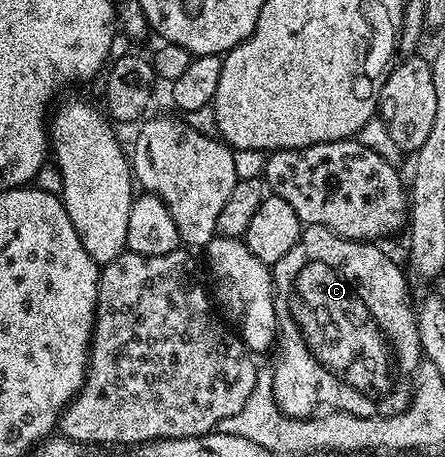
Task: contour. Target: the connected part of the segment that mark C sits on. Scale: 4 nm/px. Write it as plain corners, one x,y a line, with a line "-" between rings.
305,225
294,248
271,267
276,296
275,345
278,350
280,346
280,355
270,373
274,400
288,418
310,418
321,408
369,418
390,416
408,407
410,379
422,365
416,315
413,303
408,303
408,282
399,264
376,246
343,238
325,226

